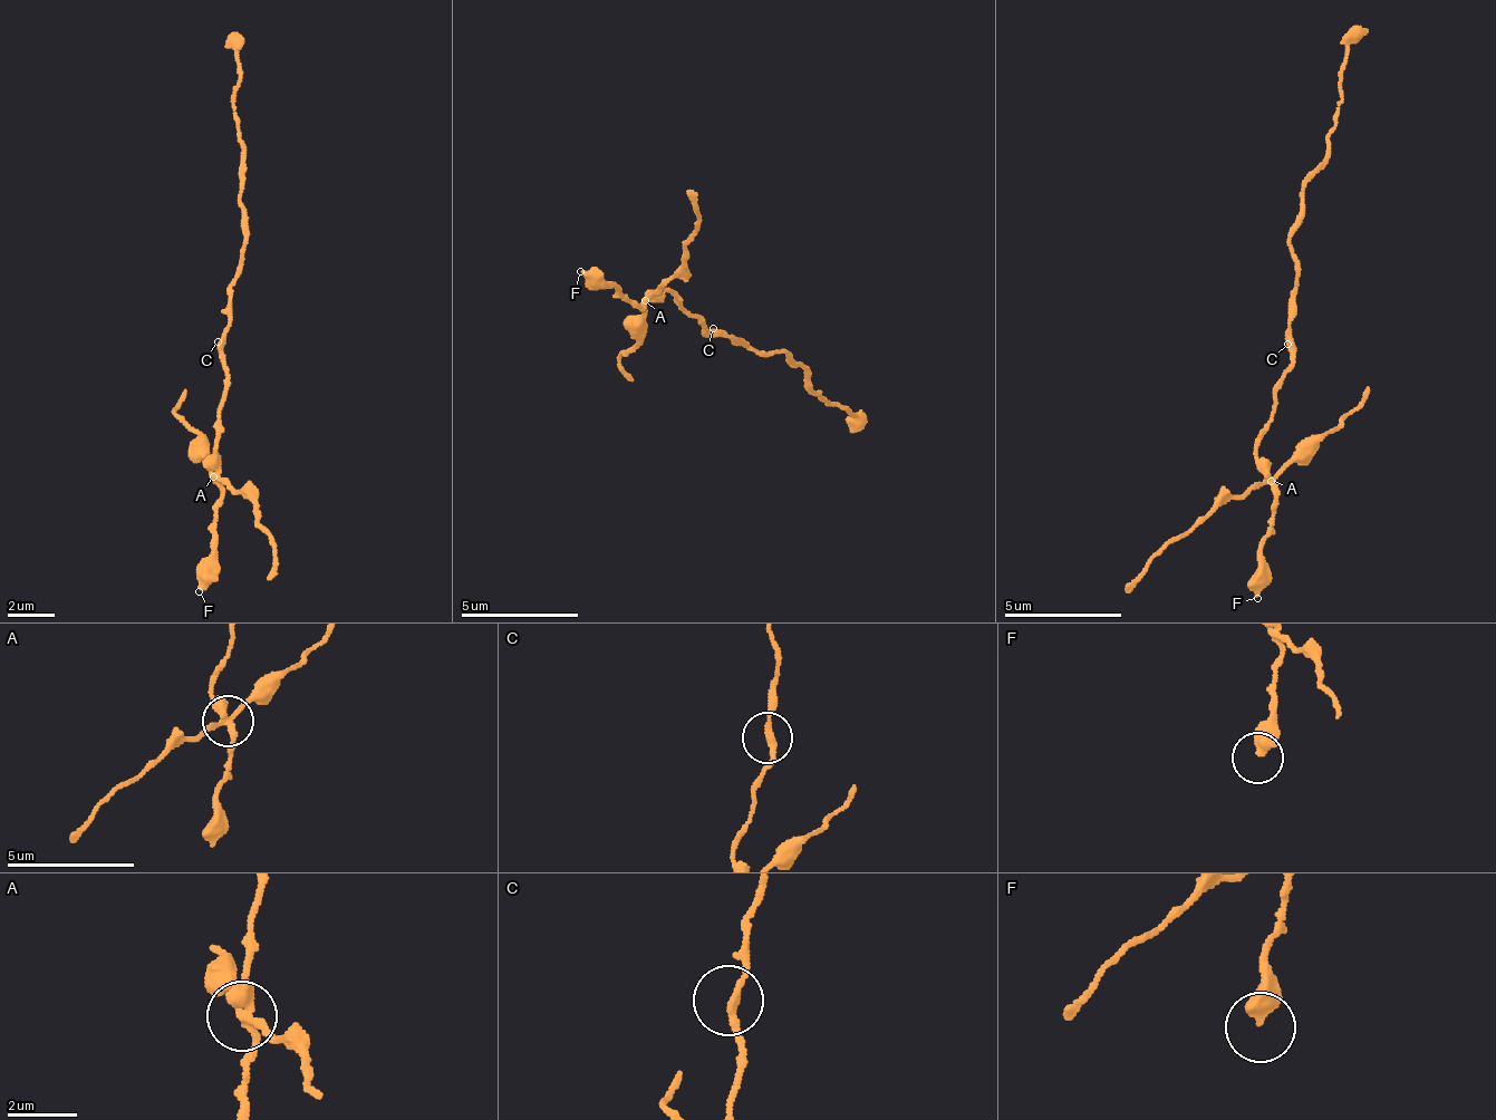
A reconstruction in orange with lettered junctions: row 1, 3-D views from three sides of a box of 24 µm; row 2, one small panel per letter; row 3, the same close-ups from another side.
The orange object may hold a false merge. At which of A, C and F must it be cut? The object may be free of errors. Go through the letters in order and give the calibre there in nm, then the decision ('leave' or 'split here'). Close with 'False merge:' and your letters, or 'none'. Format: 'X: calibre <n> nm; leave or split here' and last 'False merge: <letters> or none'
A: calibre 280 nm; split here
C: calibre 200 nm; leave
F: calibre 500 nm; leave
False merge: A

